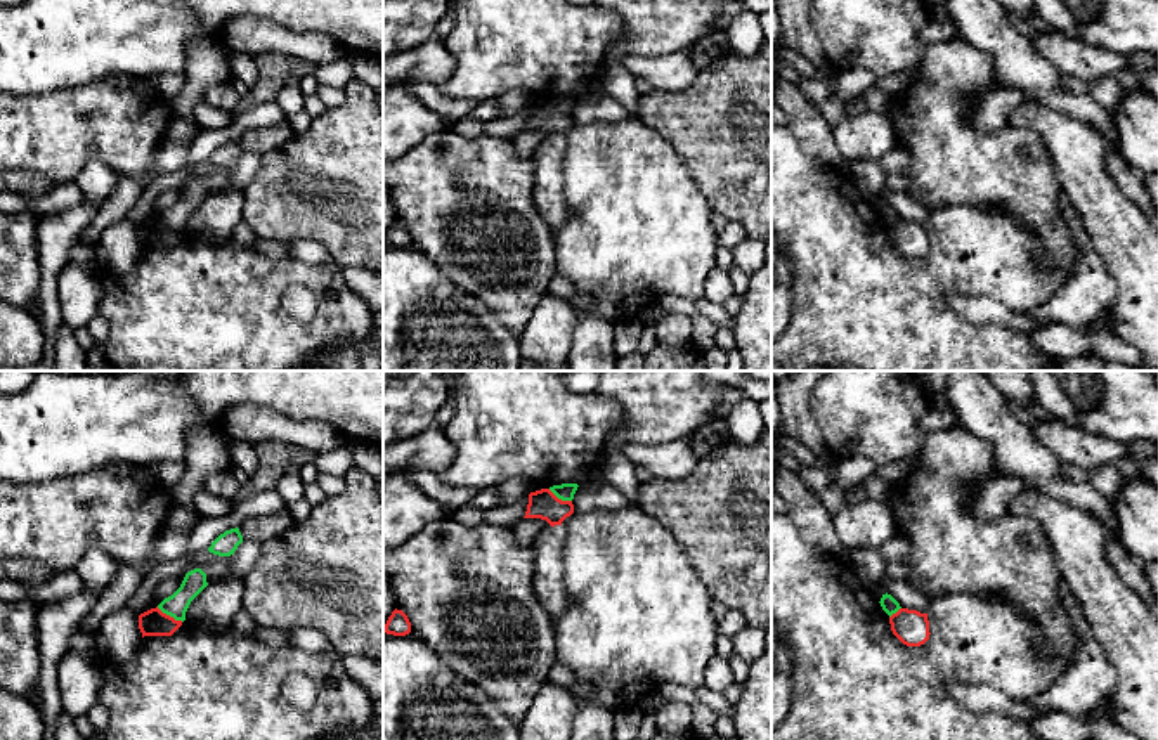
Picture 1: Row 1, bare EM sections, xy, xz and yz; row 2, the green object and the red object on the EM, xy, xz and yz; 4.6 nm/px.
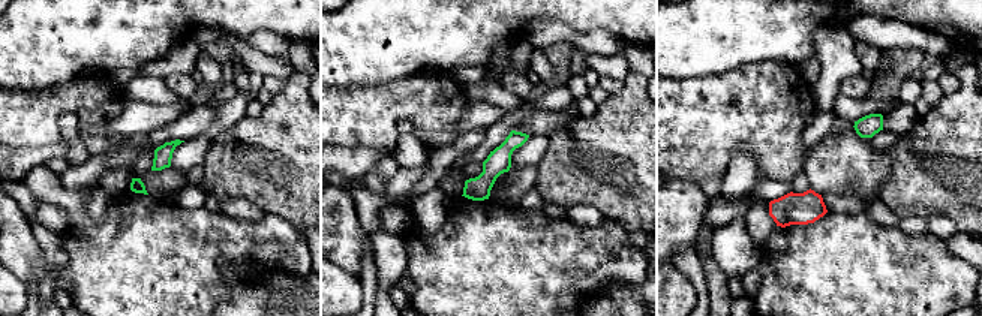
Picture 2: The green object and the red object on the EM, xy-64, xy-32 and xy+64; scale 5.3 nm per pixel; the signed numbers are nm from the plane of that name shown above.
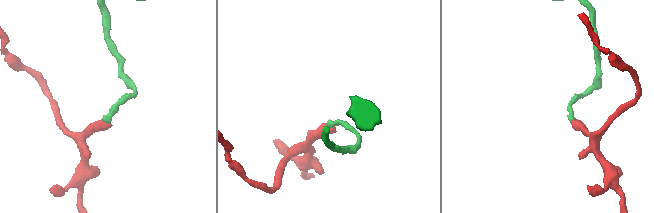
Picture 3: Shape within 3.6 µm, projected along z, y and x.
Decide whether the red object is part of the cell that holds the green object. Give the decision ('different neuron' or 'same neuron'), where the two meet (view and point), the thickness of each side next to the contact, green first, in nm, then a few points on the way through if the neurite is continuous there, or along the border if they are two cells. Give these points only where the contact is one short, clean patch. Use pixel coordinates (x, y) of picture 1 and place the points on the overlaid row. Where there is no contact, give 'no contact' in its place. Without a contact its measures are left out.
different neuron | xy (170, 616) | 110/130 nm | along xy (156, 607), (182, 621)

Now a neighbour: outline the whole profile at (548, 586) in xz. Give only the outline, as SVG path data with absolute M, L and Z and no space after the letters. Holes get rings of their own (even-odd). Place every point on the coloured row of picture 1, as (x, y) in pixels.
M555 525L544 529L534 541L536 560L532 591L553 620L567 610L563 539L563 527Z

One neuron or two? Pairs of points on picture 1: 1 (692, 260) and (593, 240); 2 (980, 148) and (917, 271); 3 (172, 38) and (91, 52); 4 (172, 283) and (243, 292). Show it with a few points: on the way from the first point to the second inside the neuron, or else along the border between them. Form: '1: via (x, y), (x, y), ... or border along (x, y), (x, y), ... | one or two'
1: via (668, 245), (661, 240), (618, 240) | one
2: border along (976, 205), (947, 205), (931, 214) | two
3: via (151, 38), (127, 38), (122, 44), (111, 44) | one
4: via (189, 292), (226, 292) | one

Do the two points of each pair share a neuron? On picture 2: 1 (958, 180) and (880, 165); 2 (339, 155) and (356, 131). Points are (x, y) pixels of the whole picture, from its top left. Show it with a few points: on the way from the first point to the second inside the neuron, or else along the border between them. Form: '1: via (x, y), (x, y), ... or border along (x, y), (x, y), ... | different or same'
1: border along (886, 152), (891, 175), (882, 184), (877, 198) | different
2: border along (336, 144), (380, 152) | different

